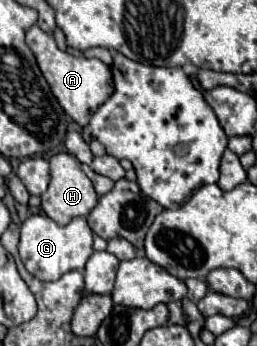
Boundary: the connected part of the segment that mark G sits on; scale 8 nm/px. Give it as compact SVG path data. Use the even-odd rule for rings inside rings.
M31 215L21 223L21 239L19 239L19 255L25 269L41 279L41 281L57 281L67 271L83 271L85 261L93 253L93 231L89 229L83 217L73 219L65 227L57 225L47 215Z

